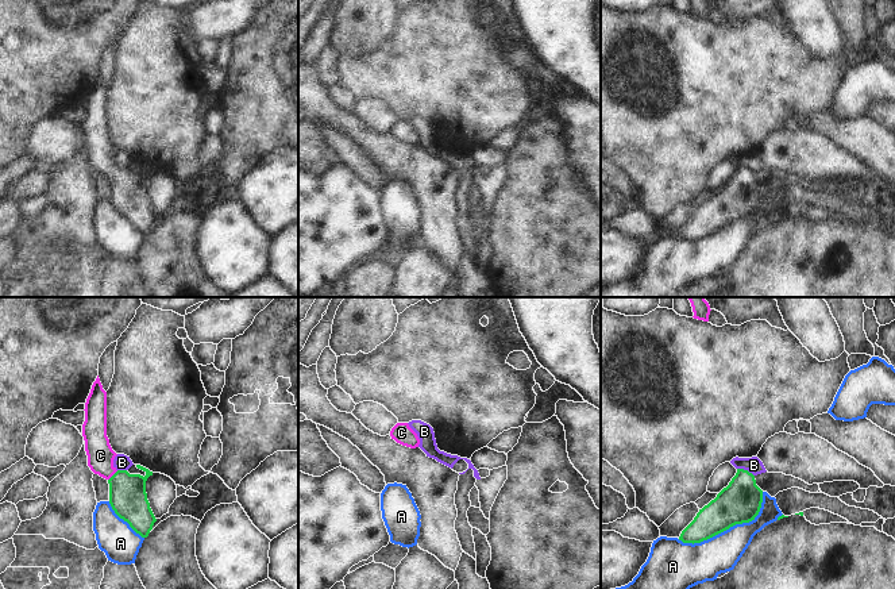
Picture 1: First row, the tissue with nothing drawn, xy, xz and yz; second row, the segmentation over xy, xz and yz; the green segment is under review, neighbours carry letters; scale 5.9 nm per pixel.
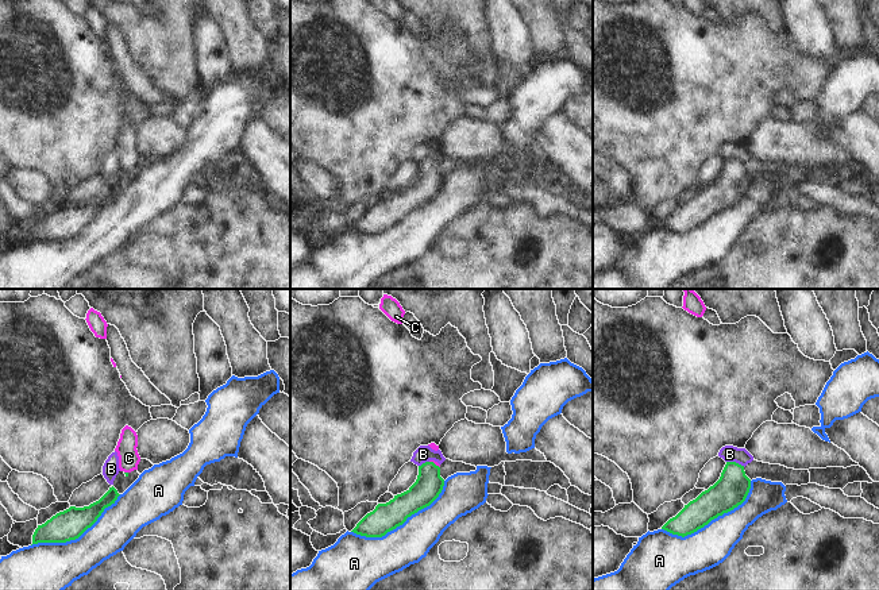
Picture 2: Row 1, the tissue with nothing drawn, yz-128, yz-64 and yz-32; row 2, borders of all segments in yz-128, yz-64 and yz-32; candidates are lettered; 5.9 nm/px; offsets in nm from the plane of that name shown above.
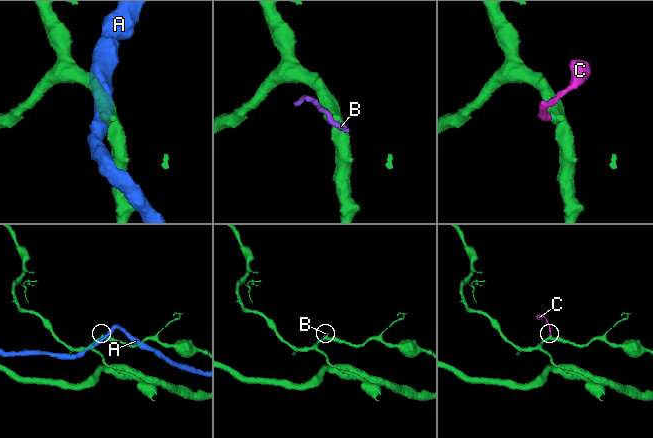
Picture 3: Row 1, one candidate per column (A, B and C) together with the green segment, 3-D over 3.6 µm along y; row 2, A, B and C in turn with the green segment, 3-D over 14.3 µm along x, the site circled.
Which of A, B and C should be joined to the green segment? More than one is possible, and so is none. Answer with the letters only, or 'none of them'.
C

